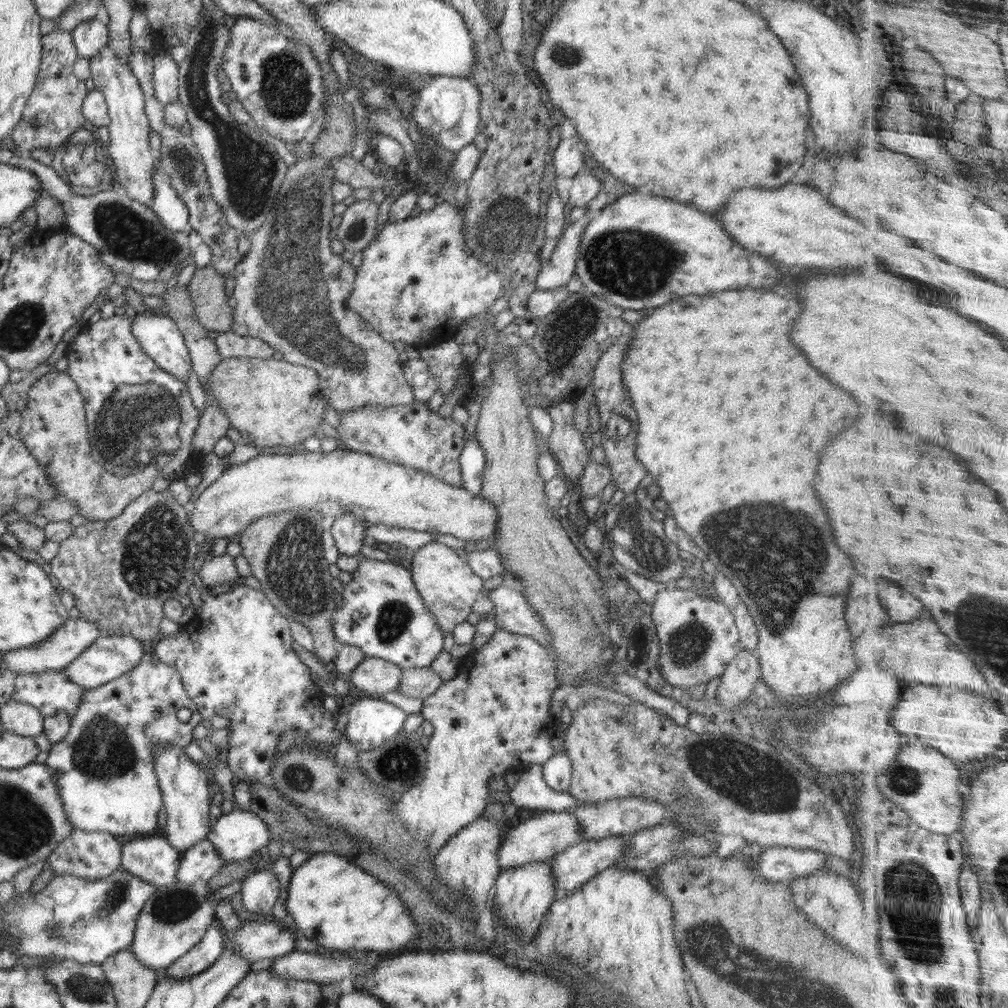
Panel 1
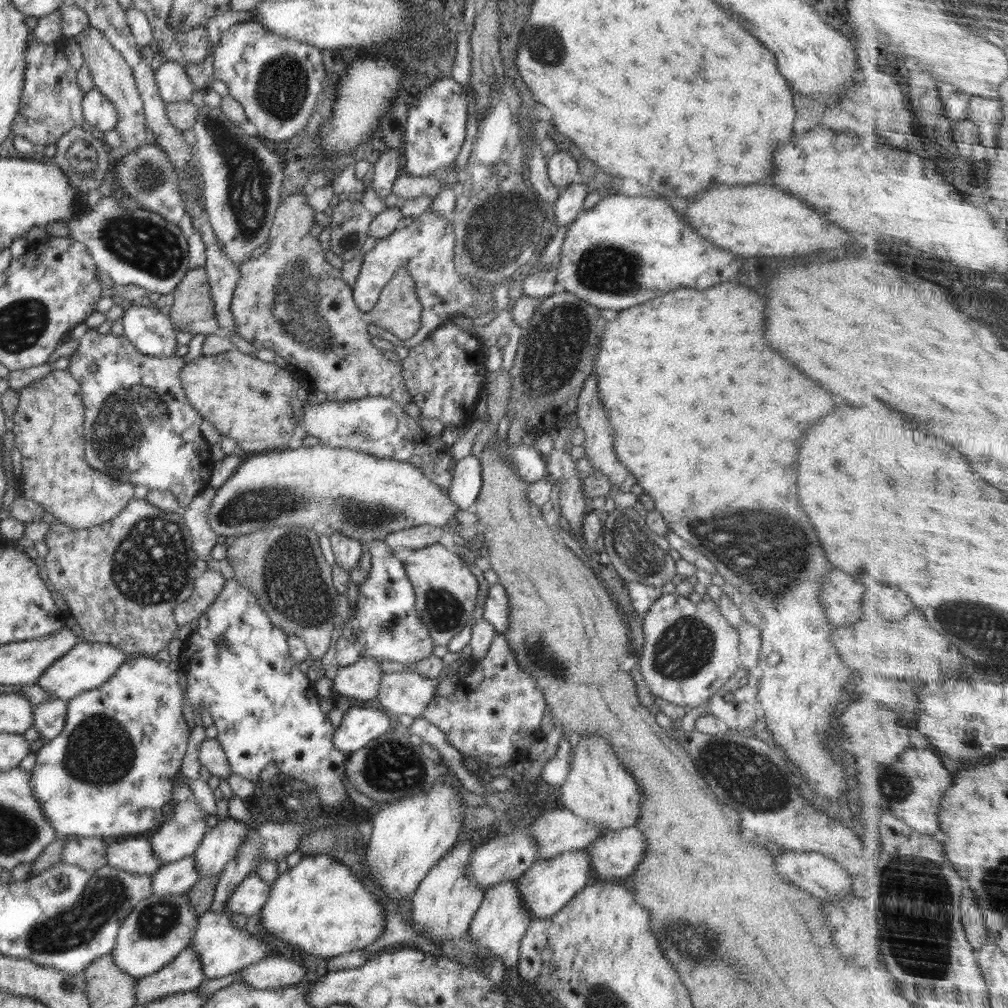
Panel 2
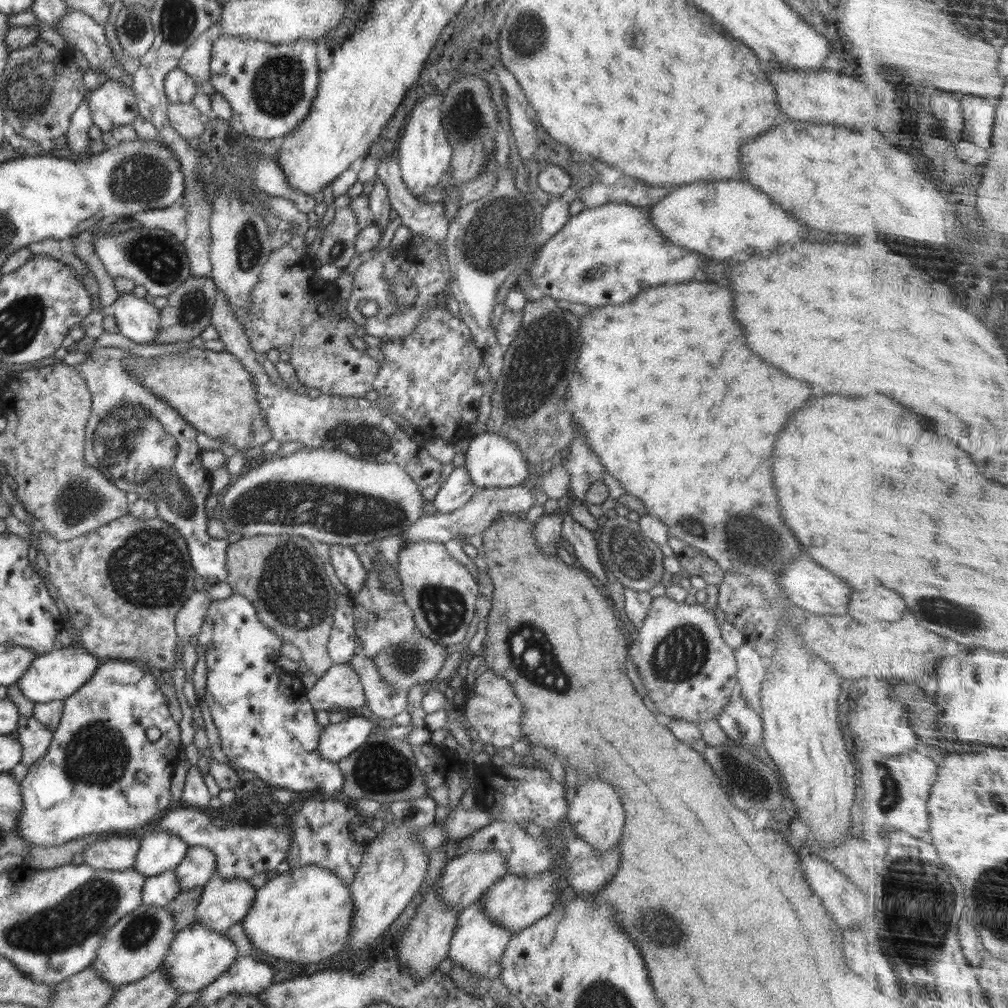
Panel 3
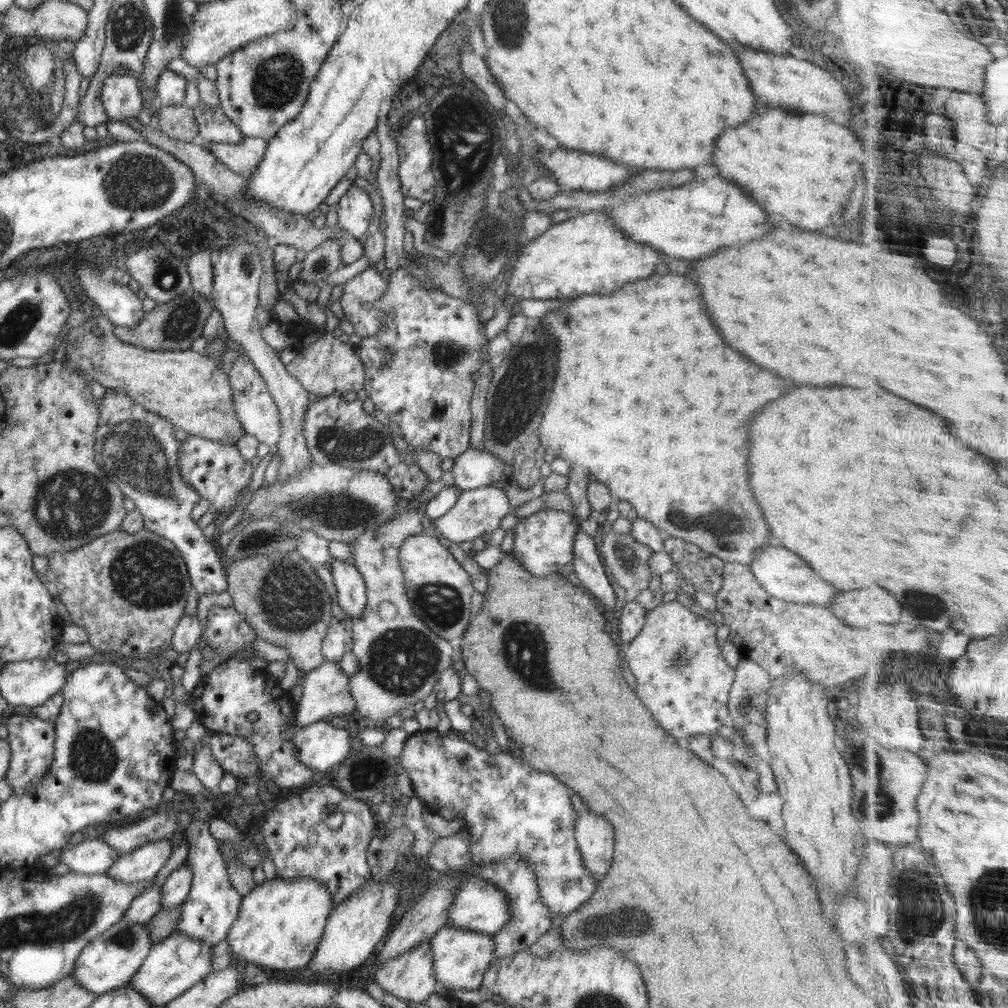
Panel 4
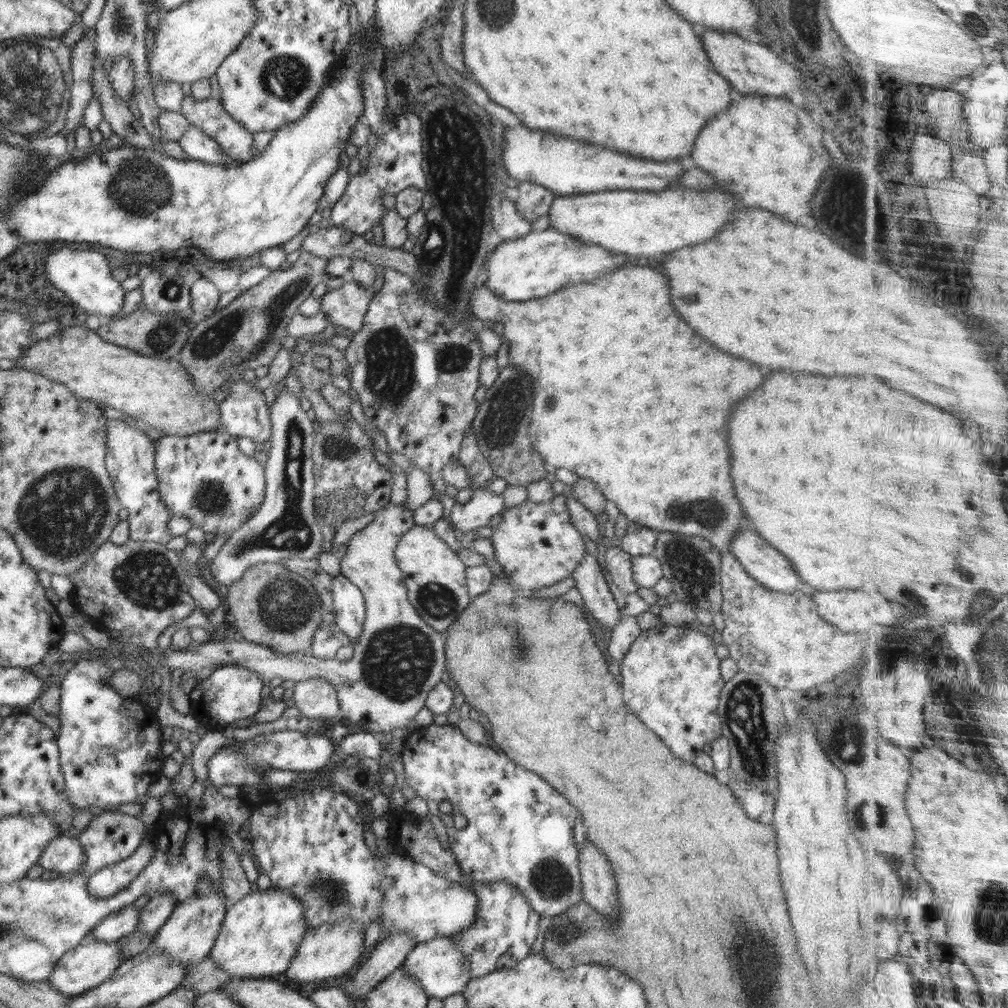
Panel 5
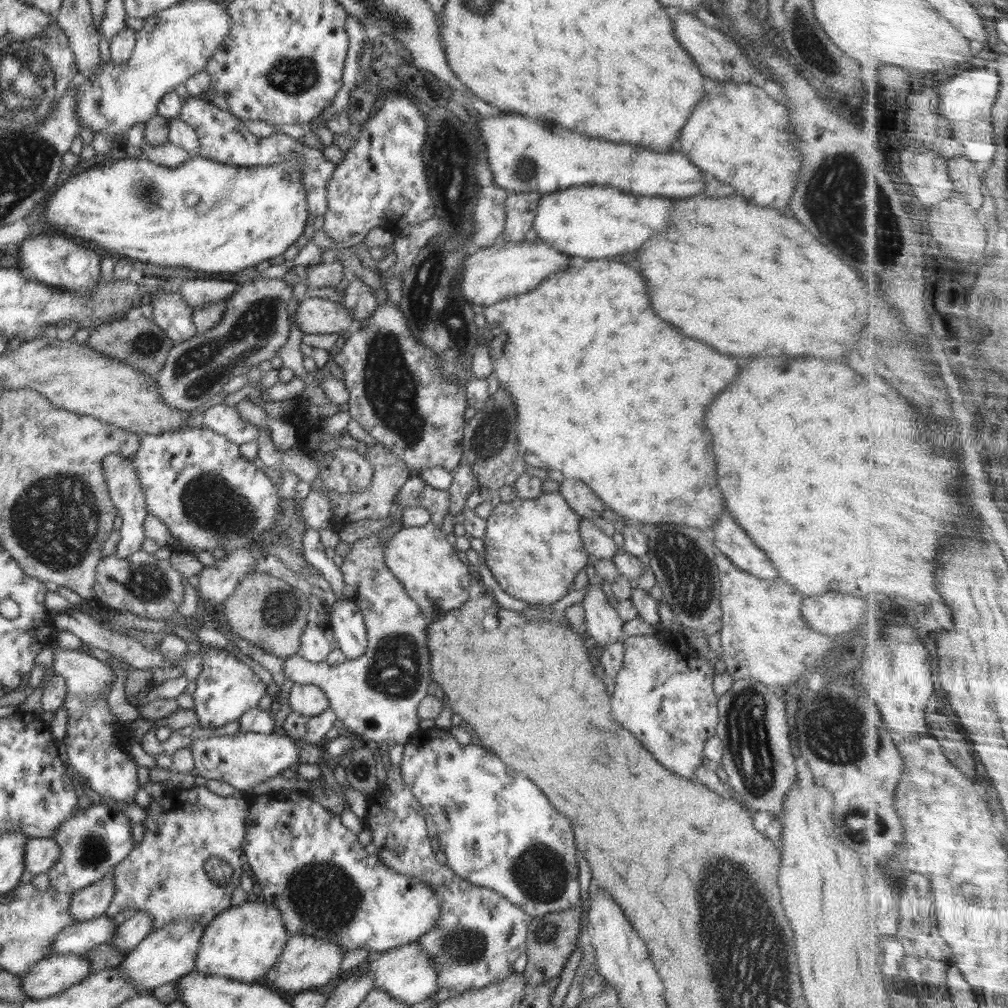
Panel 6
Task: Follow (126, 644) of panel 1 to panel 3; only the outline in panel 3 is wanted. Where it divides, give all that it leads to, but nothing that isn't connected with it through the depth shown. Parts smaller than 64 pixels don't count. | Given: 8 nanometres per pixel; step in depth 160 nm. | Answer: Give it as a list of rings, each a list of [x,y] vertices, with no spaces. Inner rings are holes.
[[[79,643],[63,649],[53,648],[50,652],[37,657],[32,662],[28,672],[24,672],[21,679],[16,683],[22,694],[34,703],[67,699],[78,688],[82,687],[104,662],[100,657],[88,652]]]

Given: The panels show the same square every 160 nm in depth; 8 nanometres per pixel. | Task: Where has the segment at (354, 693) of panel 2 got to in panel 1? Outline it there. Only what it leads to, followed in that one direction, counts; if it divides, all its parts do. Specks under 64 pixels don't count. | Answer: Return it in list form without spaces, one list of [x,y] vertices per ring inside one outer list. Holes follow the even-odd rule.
[[[365,656],[362,662],[356,666],[356,670],[352,671],[349,682],[358,690],[366,692],[368,697],[380,696],[397,688],[402,671],[400,667],[396,667],[396,664],[390,663],[388,660]]]

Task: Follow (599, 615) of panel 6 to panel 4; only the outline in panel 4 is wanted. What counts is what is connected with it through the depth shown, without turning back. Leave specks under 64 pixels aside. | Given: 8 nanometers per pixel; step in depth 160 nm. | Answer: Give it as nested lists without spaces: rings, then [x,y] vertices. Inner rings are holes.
[[[578,528],[576,534],[573,540],[573,571],[578,576],[581,586],[605,612],[612,613],[616,604],[616,594],[606,577],[594,539],[585,534],[581,528]]]

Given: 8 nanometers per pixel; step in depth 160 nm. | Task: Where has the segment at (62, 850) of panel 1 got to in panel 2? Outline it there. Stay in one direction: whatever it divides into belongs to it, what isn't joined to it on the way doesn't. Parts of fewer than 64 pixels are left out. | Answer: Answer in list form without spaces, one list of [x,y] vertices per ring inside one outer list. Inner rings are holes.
[[[68,835],[65,837],[62,862],[76,865],[84,872],[96,871],[107,865],[107,844],[101,837],[82,837]]]

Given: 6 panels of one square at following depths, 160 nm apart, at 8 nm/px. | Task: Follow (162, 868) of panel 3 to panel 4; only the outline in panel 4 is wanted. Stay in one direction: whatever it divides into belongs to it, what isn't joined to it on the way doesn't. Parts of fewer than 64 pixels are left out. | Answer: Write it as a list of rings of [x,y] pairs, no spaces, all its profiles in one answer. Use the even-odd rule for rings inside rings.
[[[162,839],[148,842],[118,857],[105,874],[122,883],[151,882],[170,859],[174,840]]]

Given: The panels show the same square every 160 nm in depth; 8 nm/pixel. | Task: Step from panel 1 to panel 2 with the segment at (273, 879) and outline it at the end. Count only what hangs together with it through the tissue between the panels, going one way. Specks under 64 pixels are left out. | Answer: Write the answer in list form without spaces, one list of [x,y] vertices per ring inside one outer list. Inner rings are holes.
[[[256,873],[244,878],[244,881],[234,888],[226,913],[245,915],[247,918],[258,916],[259,912],[264,908],[264,904],[268,902],[272,885],[262,881]]]

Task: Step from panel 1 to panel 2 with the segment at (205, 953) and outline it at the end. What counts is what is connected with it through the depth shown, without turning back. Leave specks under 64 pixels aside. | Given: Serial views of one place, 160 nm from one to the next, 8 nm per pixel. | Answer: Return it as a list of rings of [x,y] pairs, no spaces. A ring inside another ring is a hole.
[[[188,946],[158,972],[137,980],[136,1005],[146,1005],[150,1001],[160,1000],[176,992],[198,988],[204,979],[199,956]]]

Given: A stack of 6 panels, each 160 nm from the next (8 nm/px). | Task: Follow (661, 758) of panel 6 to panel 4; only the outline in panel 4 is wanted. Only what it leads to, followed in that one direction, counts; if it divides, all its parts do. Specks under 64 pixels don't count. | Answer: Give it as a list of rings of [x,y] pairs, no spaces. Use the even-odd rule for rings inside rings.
[[[658,599],[653,609],[648,611],[644,626],[634,640],[623,647],[622,655],[628,661],[630,672],[636,676],[638,698],[647,706],[654,720],[672,735],[680,748],[687,748],[692,736],[713,736],[722,726],[731,724],[727,704],[735,679],[735,669],[722,656],[716,630],[718,626],[704,612],[684,606],[678,601],[664,603]]]

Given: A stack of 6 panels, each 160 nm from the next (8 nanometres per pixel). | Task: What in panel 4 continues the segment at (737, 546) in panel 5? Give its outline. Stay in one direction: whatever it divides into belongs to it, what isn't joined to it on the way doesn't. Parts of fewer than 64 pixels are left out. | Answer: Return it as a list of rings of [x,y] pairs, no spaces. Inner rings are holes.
[[[767,546],[756,550],[756,558],[749,564],[749,569],[761,584],[761,587],[774,598],[785,600],[789,603],[830,606],[836,590],[826,584],[808,563],[794,552],[782,546]]]

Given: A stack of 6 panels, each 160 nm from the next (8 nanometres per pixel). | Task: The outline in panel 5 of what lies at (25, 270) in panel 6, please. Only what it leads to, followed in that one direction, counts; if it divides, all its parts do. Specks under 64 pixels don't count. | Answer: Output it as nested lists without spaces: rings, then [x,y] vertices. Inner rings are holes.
[[[58,248],[50,250],[48,256],[44,256],[44,270],[48,282],[52,282],[58,290],[62,290],[68,298],[89,314],[97,315],[103,320],[122,316],[121,310],[124,304],[124,289],[112,275],[112,264],[108,260],[92,250],[72,250],[72,248]]]

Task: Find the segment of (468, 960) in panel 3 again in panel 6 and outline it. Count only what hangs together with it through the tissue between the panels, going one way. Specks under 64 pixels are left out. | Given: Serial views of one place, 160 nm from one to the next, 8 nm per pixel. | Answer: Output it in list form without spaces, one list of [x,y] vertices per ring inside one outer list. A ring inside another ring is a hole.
[[[418,943],[405,944],[390,951],[373,952],[367,958],[375,989],[386,991],[396,1001],[408,1006],[418,1004],[429,1000],[441,989],[437,986],[437,972],[431,956]]]

